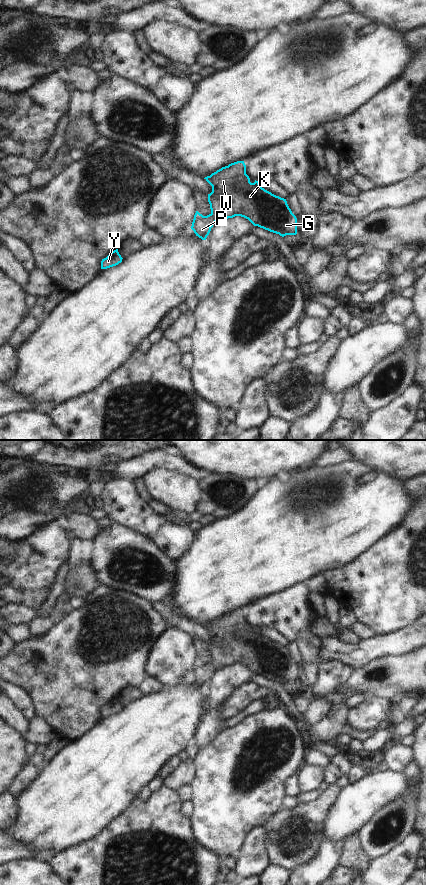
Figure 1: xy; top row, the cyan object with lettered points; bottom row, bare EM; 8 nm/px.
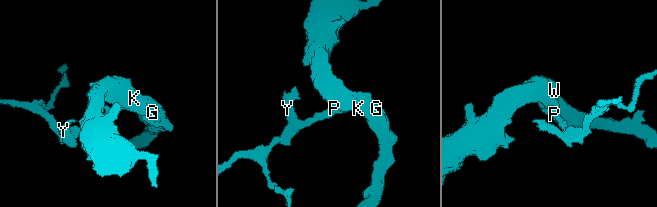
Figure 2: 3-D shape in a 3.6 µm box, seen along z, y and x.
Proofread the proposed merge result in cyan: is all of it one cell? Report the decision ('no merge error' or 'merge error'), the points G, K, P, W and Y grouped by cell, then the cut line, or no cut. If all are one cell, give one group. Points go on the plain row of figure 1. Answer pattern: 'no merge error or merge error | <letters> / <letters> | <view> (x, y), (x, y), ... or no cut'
no merge error | G K P W Y | no cut

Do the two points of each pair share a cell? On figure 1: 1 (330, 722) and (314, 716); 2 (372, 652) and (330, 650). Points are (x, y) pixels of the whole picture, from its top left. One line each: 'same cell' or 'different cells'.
1: different cells
2: same cell

